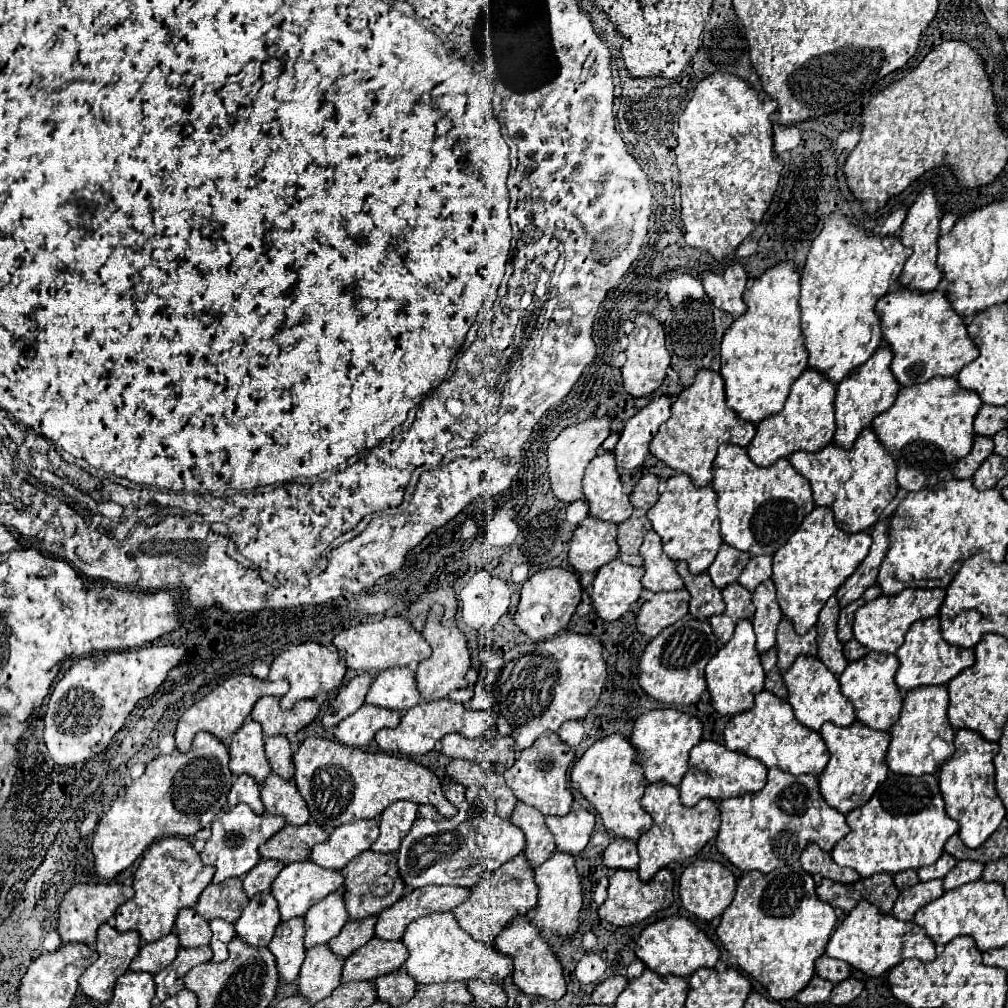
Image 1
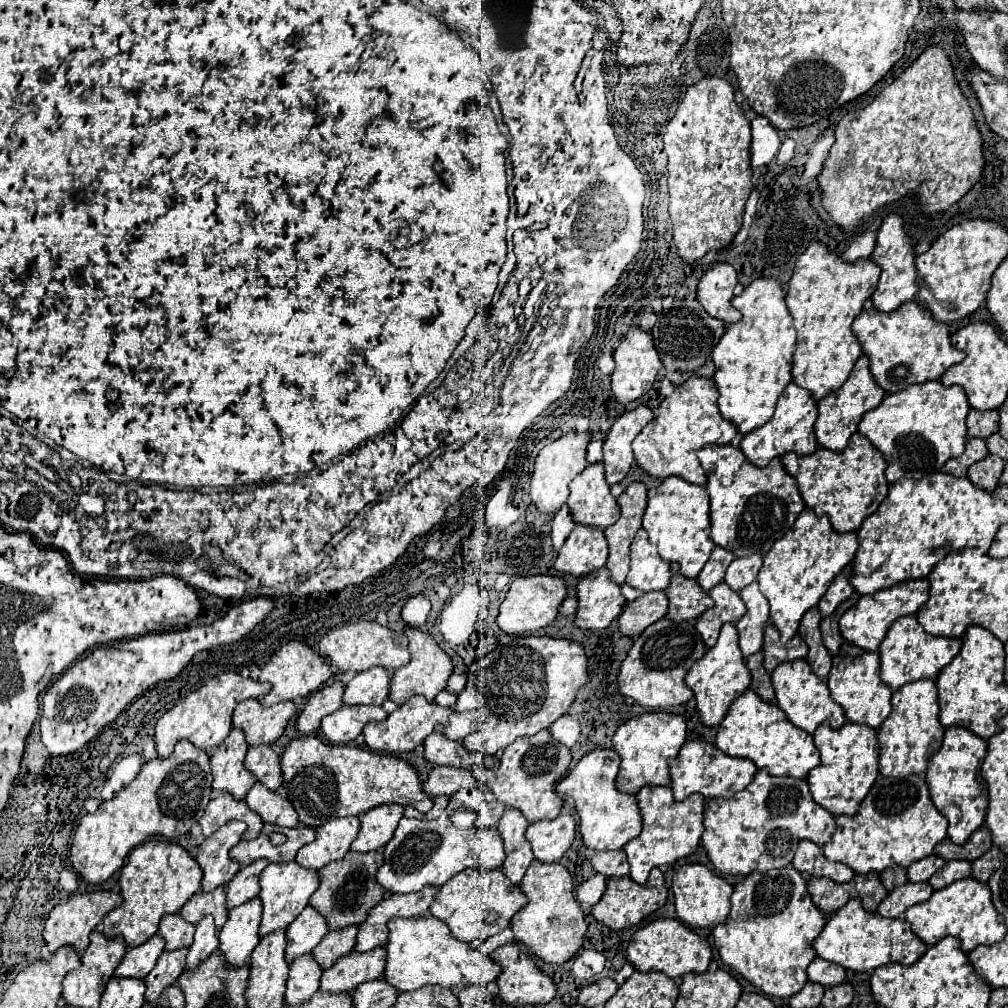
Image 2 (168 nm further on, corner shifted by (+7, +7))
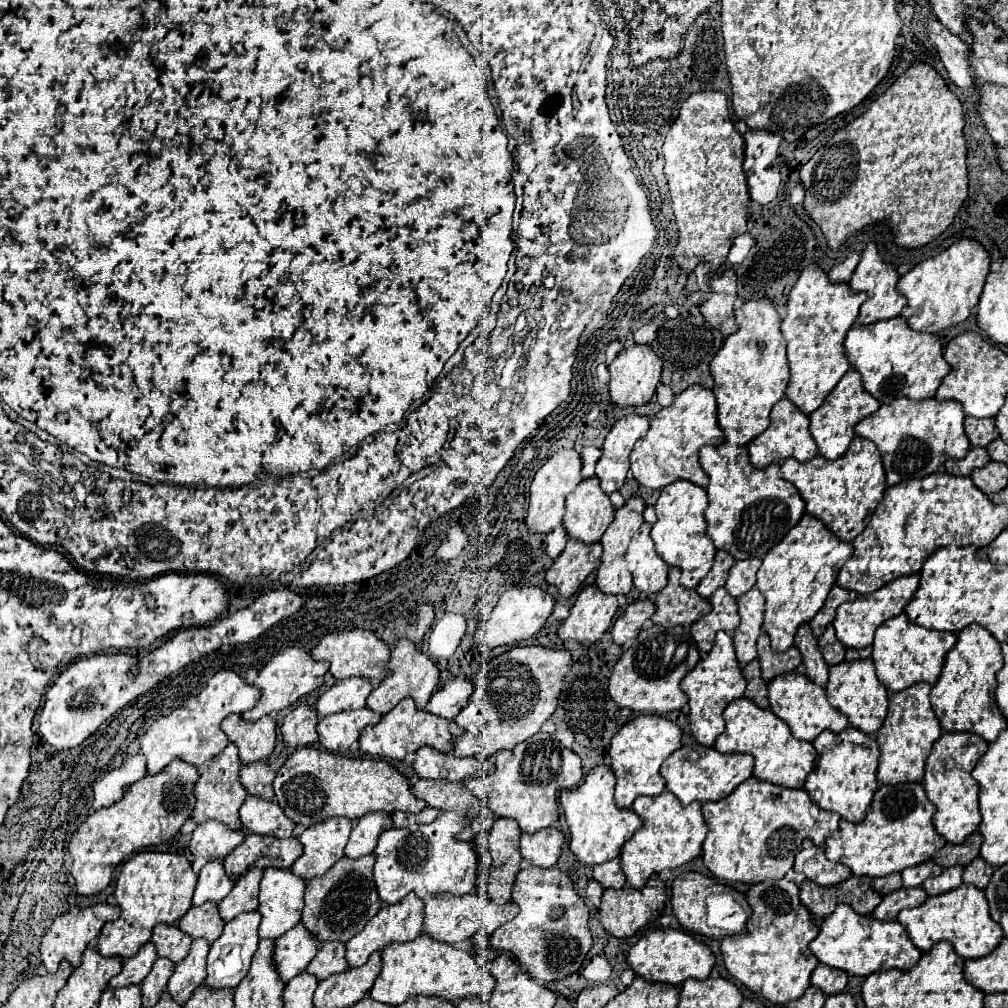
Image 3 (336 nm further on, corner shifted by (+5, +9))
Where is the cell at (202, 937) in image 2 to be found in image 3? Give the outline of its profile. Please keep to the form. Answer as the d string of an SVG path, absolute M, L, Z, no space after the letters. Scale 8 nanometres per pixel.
M195 939L191 943L189 955L175 965L175 973L167 983L167 993L179 1003L185 1005L193 991L205 981L205 961L209 953L209 943L205 939Z

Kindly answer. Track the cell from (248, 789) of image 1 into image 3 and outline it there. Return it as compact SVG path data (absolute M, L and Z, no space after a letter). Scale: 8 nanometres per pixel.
M205 821L193 831L189 851L193 857L205 857L207 861L225 859L243 839L245 831L231 831L223 823Z

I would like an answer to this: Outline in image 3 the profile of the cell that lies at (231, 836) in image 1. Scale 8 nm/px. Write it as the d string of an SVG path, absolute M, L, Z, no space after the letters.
M211 861L207 863L197 879L197 887L195 887L195 895L193 895L193 907L199 907L207 901L219 903L223 897L227 897L227 893L231 891L233 881L225 875L223 871L223 863L219 861Z

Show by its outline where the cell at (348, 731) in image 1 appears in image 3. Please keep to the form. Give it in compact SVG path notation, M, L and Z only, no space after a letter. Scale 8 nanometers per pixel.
M357 709L357 711L341 711L327 715L319 719L317 723L317 733L319 733L319 743L323 749L329 753L343 755L357 739L361 729L367 725L379 723L381 715L369 709Z

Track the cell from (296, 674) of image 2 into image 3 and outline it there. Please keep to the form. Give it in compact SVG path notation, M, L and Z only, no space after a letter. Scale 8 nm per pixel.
M285 647L285 649L281 649L259 671L259 675L257 675L257 679L253 683L257 689L261 689L259 703L253 709L241 713L241 717L245 721L257 721L257 719L261 719L265 715L271 715L271 713L277 713L277 711L289 707L289 705L295 705L299 699L303 699L305 695L313 693L315 689L319 689L323 685L323 677L325 677L327 671L329 671L329 663L325 663L325 661L313 661L311 655L305 653L299 647Z

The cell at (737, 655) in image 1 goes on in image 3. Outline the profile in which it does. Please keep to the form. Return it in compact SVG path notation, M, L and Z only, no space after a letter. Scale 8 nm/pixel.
M719 631L713 643L713 649L681 681L681 691L689 697L689 729L693 739L699 745L713 747L715 739L725 729L723 709L727 707L729 701L743 697L745 685L747 683L741 675L741 665L737 663L737 657L735 657L733 641L725 631Z

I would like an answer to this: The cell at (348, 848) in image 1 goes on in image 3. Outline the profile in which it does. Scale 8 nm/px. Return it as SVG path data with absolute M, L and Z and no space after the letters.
M345 817L325 819L307 827L297 839L303 845L303 855L293 863L291 871L305 881L325 875L335 861L343 857L343 849L349 841L351 821Z

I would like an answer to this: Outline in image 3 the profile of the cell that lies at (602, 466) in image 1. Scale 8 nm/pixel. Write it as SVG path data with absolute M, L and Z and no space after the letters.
M593 477L581 481L577 489L569 493L565 501L563 527L567 537L593 545L601 541L605 529L613 521L613 515L615 509L609 497L601 491L599 481Z

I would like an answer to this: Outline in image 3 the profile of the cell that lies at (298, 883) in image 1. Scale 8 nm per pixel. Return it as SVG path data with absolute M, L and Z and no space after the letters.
M265 869L259 889L259 909L257 909L261 913L259 939L277 939L301 921L305 885L307 883L301 877L293 875L289 869Z

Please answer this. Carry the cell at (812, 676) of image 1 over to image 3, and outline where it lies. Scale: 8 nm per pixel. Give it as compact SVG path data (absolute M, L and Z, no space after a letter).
M793 671L793 673L785 673L785 675L779 675L775 677L771 683L769 683L769 705L771 705L771 711L789 725L793 737L801 739L801 741L813 741L821 731L829 729L833 733L841 733L849 723L845 719L845 715L841 711L837 711L835 707L829 705L827 701L827 695L825 695L825 689L811 683L803 673L799 671Z

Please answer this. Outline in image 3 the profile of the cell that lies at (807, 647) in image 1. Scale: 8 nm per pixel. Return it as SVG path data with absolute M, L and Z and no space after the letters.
M761 633L757 641L757 651L759 651L759 665L761 665L761 677L769 683L777 675L785 675L795 671L801 665L801 653L797 647L787 649L785 653L775 653L771 651L769 645L769 635Z

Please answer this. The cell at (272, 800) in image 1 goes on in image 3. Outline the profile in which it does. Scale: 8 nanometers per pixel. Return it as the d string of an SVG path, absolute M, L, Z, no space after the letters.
M249 795L239 809L241 823L249 833L269 835L269 837L291 837L295 823L283 813L275 801L263 801L255 795Z

